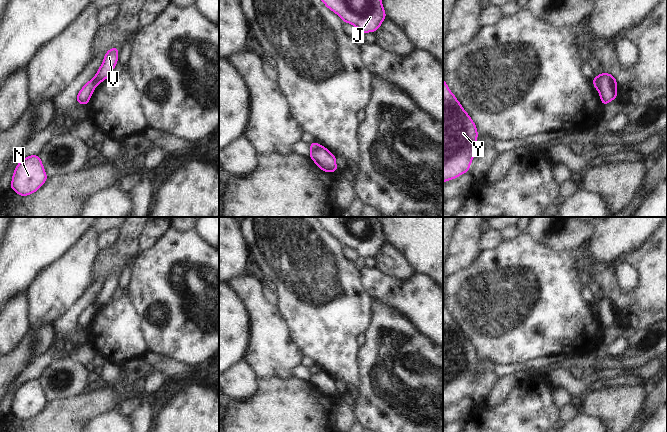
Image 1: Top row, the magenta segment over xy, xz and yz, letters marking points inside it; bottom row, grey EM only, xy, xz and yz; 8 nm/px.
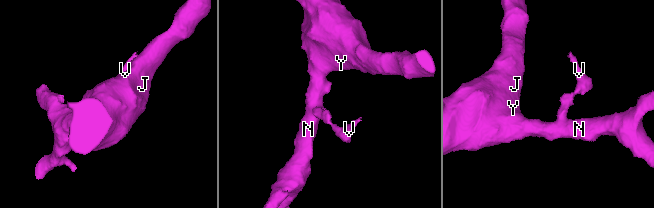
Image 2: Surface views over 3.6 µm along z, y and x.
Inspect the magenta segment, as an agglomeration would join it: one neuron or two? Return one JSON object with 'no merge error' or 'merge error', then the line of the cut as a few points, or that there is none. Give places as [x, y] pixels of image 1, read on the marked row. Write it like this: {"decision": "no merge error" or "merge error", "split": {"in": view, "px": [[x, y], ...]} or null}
{"decision": "merge error", "split": {"in": "xy", "px": [[91, 80], [95, 86]]}}

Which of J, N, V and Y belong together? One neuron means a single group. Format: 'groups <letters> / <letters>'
groups J N Y / V

